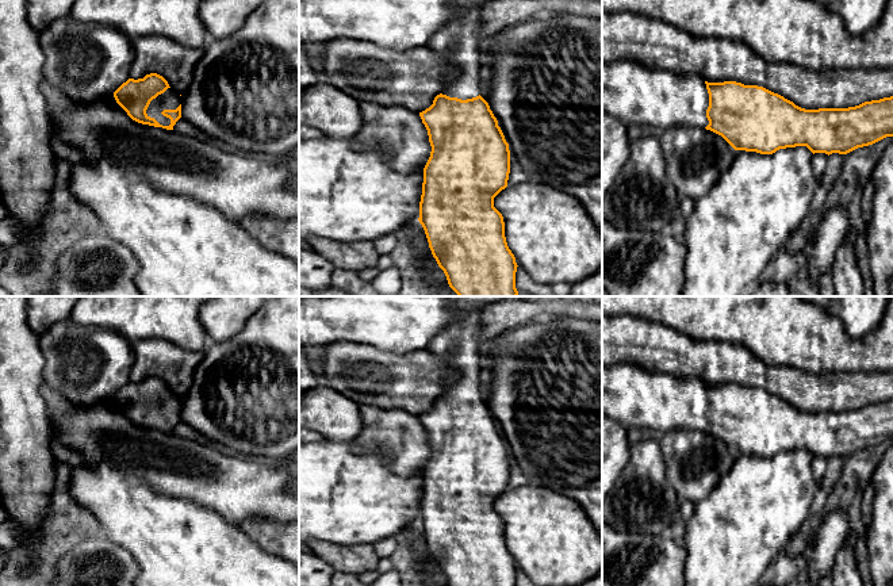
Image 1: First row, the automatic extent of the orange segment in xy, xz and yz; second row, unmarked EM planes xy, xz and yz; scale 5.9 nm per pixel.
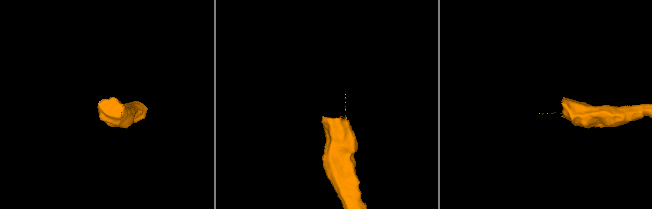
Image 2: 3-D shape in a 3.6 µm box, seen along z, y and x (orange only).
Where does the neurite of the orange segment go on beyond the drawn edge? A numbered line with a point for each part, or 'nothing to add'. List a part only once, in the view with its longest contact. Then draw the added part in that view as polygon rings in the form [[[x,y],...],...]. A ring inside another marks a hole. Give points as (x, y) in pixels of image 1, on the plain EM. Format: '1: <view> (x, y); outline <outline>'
1: xy (169, 402); outline [[[168,391],[164,397],[153,402],[146,413],[147,420],[154,421],[160,428],[169,429],[170,422],[164,420],[164,413],[176,413],[181,407],[181,399]]]

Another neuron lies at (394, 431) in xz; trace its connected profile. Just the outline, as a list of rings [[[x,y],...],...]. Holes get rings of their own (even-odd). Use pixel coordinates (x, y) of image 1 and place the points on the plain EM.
[[[359,407],[363,429],[354,438],[353,452],[387,451],[394,455],[390,470],[402,478],[423,475],[432,449],[419,415],[402,409]]]

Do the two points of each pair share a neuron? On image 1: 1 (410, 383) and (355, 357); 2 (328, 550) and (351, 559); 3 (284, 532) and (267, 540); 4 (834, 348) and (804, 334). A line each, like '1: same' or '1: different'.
1: same
2: same
3: same
4: same

